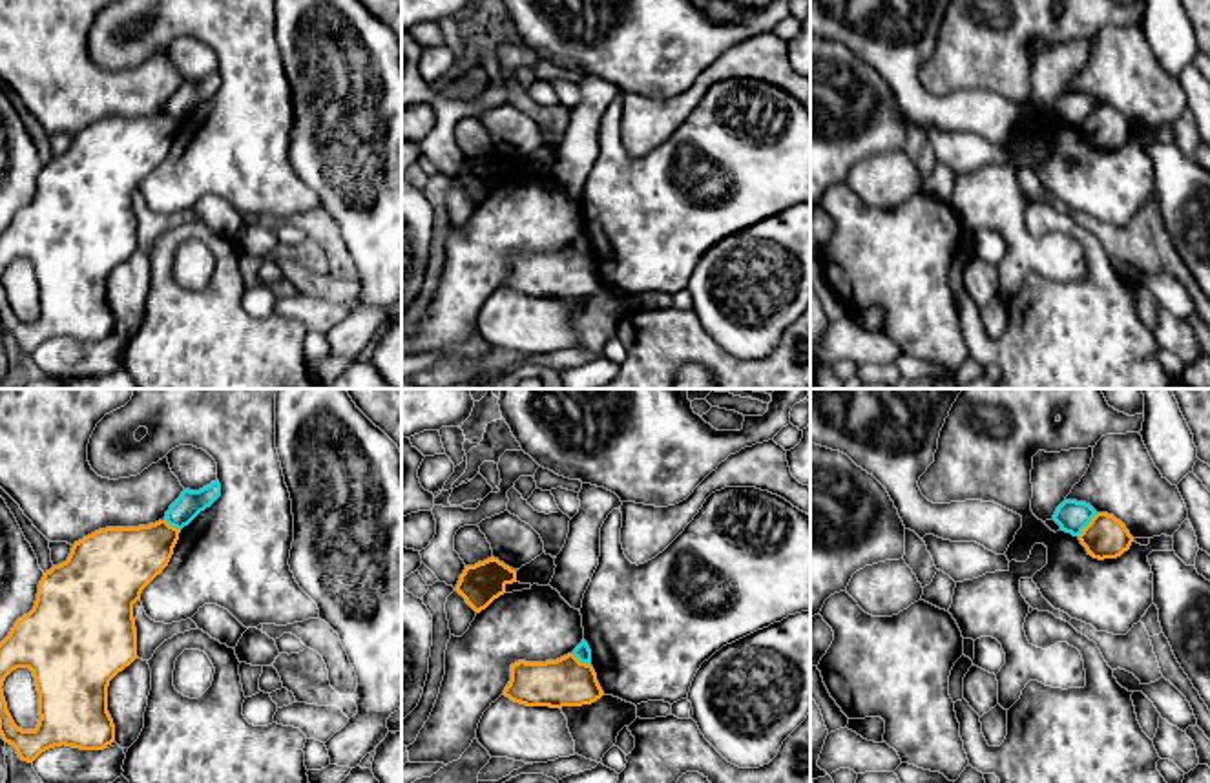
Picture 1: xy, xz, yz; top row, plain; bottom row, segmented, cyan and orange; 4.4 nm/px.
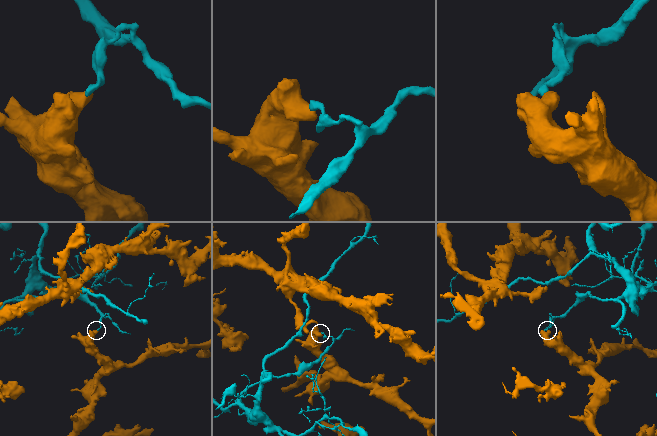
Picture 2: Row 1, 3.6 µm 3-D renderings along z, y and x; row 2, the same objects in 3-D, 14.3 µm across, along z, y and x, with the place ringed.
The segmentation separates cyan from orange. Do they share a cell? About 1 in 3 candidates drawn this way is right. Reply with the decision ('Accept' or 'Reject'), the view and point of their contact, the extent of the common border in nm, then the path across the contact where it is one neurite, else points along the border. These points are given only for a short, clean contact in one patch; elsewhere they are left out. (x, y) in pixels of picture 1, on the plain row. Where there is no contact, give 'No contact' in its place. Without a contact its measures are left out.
Reject. Touches cyan at yz (1088, 114). Shared border 140 nm. Boundary: yz (1097, 104), (1077, 126)

